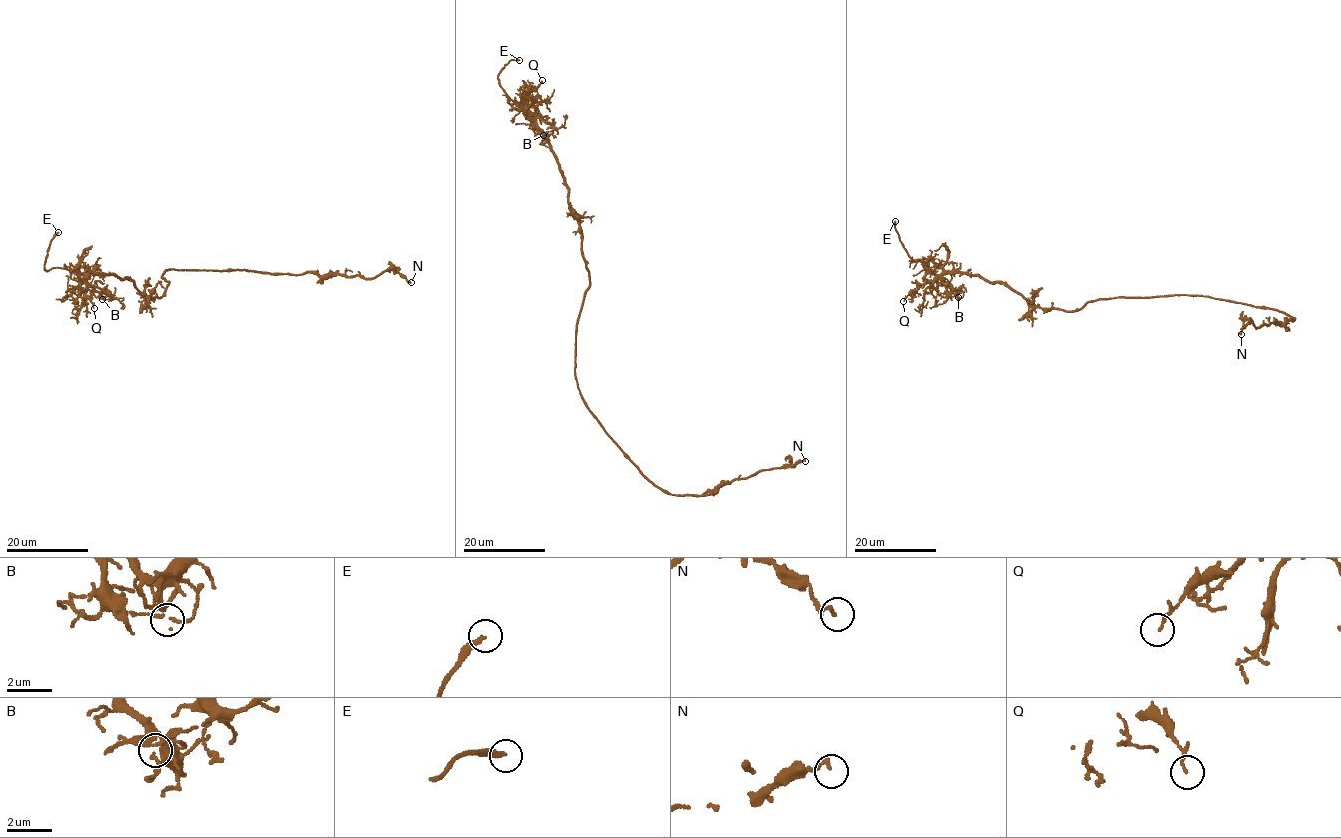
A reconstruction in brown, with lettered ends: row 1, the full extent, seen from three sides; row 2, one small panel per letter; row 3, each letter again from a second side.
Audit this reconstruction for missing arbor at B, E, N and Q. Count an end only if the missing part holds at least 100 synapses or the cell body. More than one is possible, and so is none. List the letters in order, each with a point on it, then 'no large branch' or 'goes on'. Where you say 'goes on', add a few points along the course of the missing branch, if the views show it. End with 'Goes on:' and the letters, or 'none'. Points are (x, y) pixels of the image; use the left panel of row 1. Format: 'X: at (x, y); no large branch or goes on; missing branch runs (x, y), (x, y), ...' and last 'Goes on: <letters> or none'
B: at (102, 299); no large branch
E: at (58, 232); goes on; missing branch runs (58, 232), (83, 190), (84, 177), (87, 174), (102, 172), (113, 157), (104, 103)
N: at (411, 282); no large branch
Q: at (94, 308); no large branch
Goes on: E

